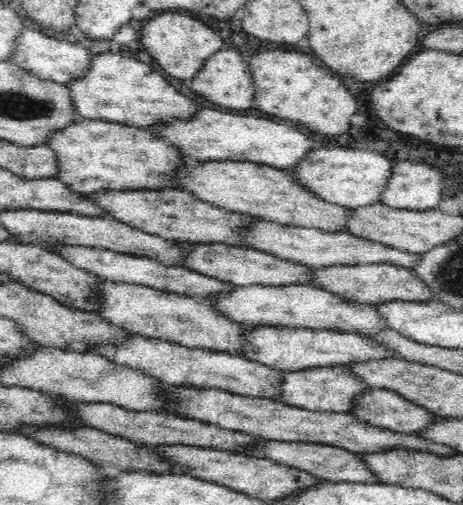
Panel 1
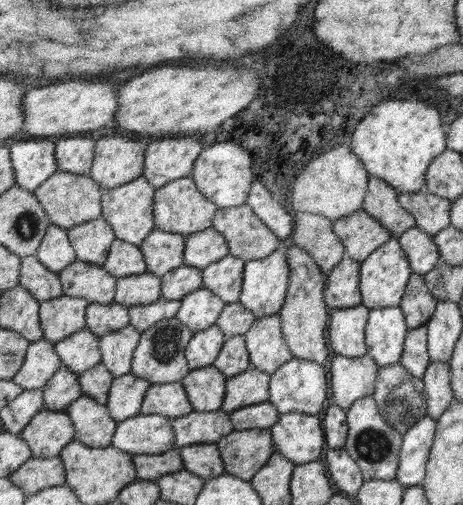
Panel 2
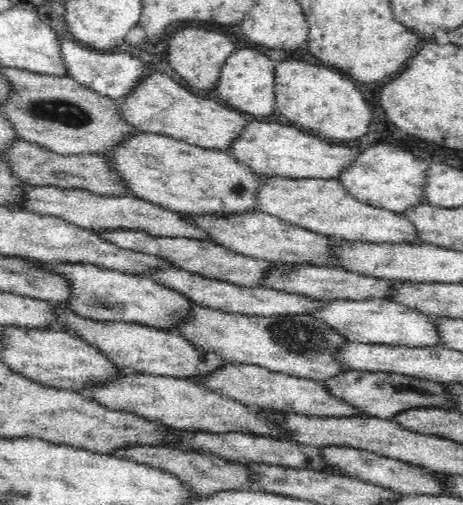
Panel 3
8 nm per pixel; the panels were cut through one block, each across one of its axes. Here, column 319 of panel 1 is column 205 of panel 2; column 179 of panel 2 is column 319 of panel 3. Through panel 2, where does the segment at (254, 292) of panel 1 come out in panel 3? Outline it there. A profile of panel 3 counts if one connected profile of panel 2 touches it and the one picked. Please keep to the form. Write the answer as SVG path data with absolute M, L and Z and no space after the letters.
M340 299L326 301L326 307L314 312L312 317L326 322L350 342L370 345L404 346L406 348L442 348L440 325L435 316L430 316L390 299L370 299L352 302Z

